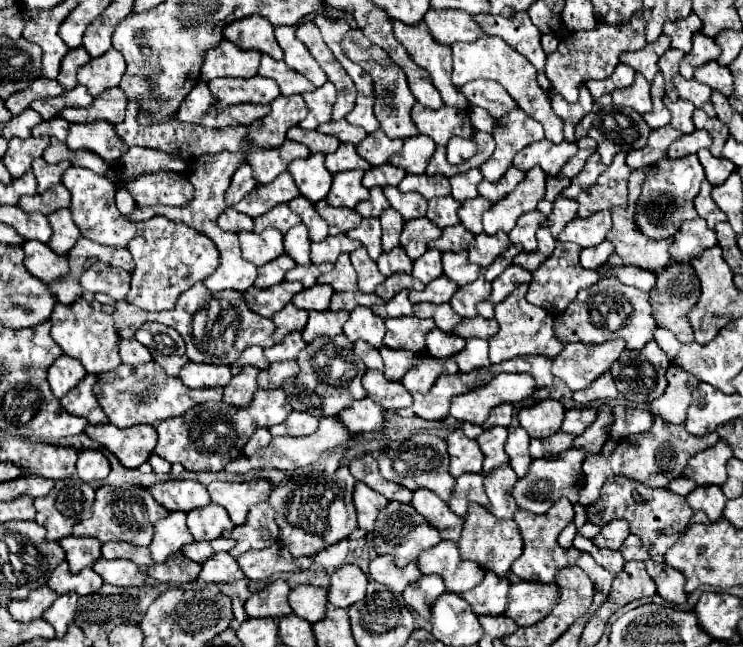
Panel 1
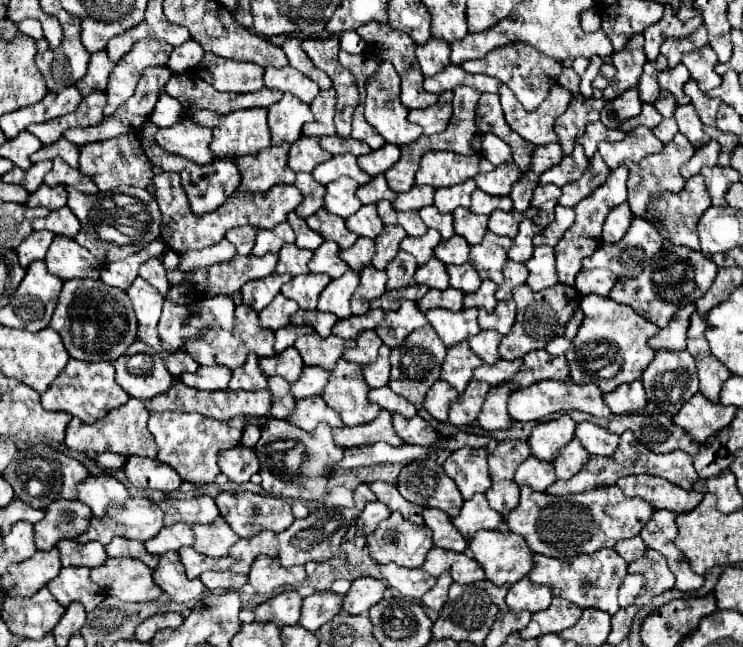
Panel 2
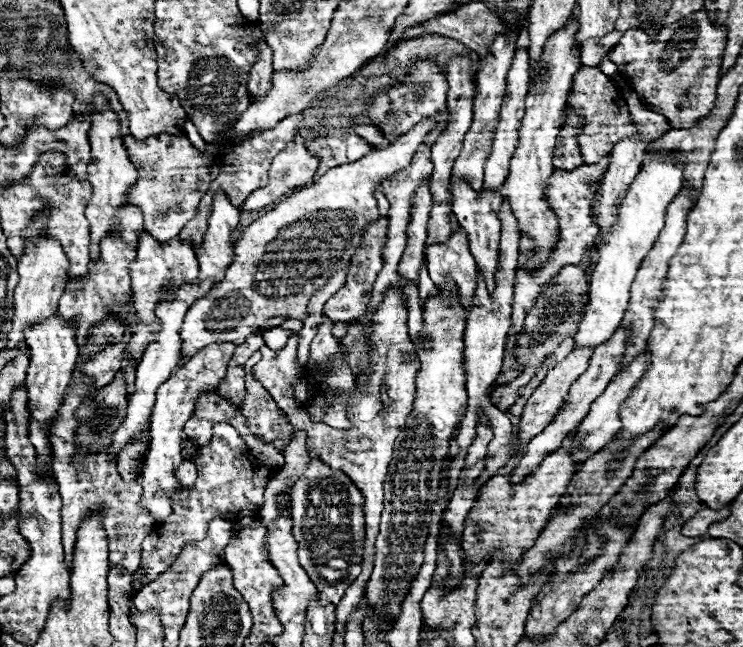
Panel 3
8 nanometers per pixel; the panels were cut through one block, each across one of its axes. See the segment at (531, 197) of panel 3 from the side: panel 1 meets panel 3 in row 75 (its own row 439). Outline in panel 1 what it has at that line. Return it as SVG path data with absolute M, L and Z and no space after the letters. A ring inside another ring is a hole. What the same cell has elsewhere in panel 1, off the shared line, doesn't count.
M556 432L554 436L544 438L544 440L530 440L530 456L540 458L540 456L550 456L550 454L560 454L560 452L572 448L574 438L576 438L574 434Z

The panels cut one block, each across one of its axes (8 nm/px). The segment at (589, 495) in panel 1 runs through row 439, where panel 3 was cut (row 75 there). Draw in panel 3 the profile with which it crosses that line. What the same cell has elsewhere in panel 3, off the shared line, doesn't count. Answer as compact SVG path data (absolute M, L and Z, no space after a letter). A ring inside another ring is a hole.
M700 8L698 12L686 16L684 20L678 20L676 24L662 28L656 38L650 38L640 28L630 28L612 48L610 60L620 66L620 70L632 82L638 96L652 110L664 114L674 128L690 128L696 120L700 120L700 116L706 116L712 110L712 104L716 100L716 84L720 80L720 56L726 46L726 34L726 26L712 24L708 20L706 10Z

